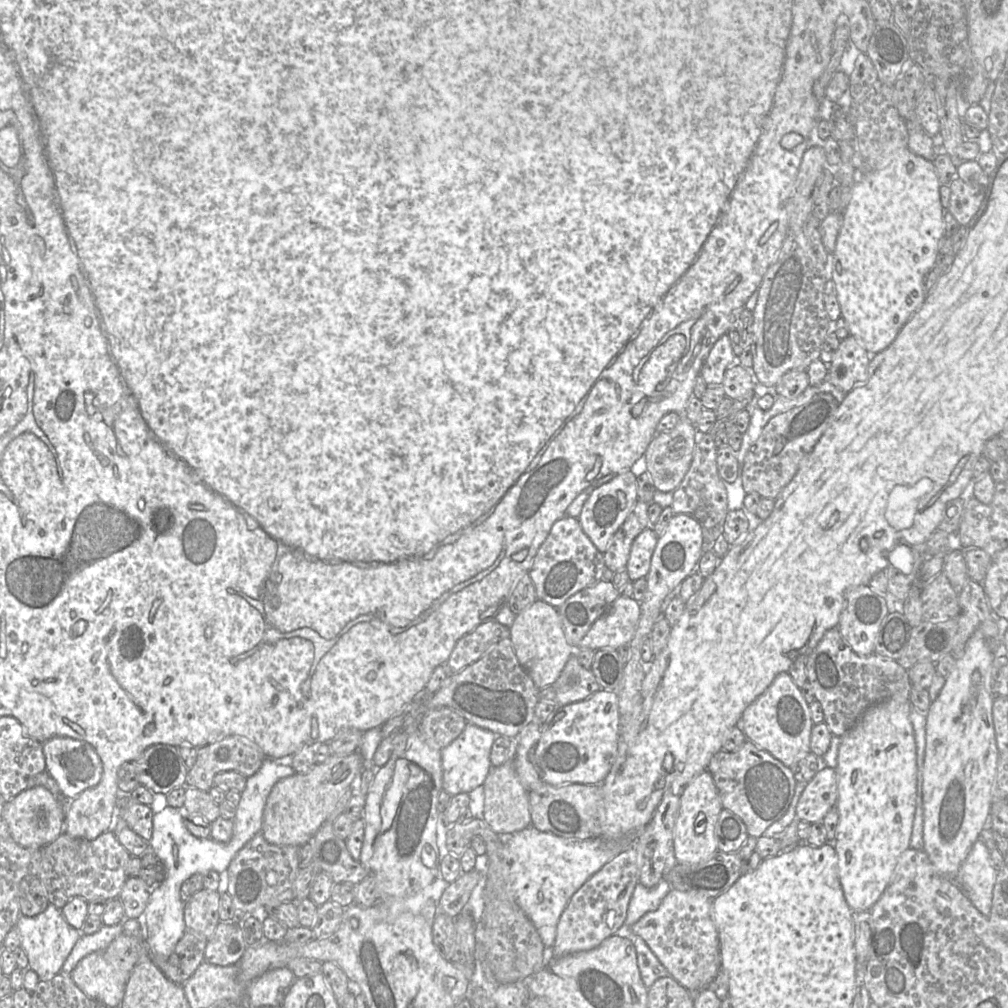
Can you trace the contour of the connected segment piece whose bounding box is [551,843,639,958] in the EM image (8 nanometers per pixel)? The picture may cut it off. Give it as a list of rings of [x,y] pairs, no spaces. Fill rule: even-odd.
[[[635,843],[592,875],[571,897],[558,922],[551,957],[588,951],[615,935],[625,924],[630,898],[639,882]]]

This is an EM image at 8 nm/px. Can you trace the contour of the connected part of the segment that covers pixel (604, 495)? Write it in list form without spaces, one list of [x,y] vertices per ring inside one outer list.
[[[631,471],[618,472],[611,481],[594,490],[588,497],[578,520],[584,533],[601,553],[606,551],[613,535],[624,523],[637,501],[637,477]]]

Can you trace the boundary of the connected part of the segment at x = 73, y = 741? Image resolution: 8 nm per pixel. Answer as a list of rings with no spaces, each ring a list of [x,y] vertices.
[[[54,736],[43,742],[46,771],[57,783],[63,800],[72,800],[99,783],[103,773],[101,759],[87,742],[68,736]]]

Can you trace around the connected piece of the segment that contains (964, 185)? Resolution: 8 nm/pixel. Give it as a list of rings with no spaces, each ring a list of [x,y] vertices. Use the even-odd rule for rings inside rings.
[[[977,160],[957,162],[957,174],[949,184],[951,188],[948,211],[960,226],[969,226],[976,216],[985,198],[989,184],[989,175],[980,167]]]

